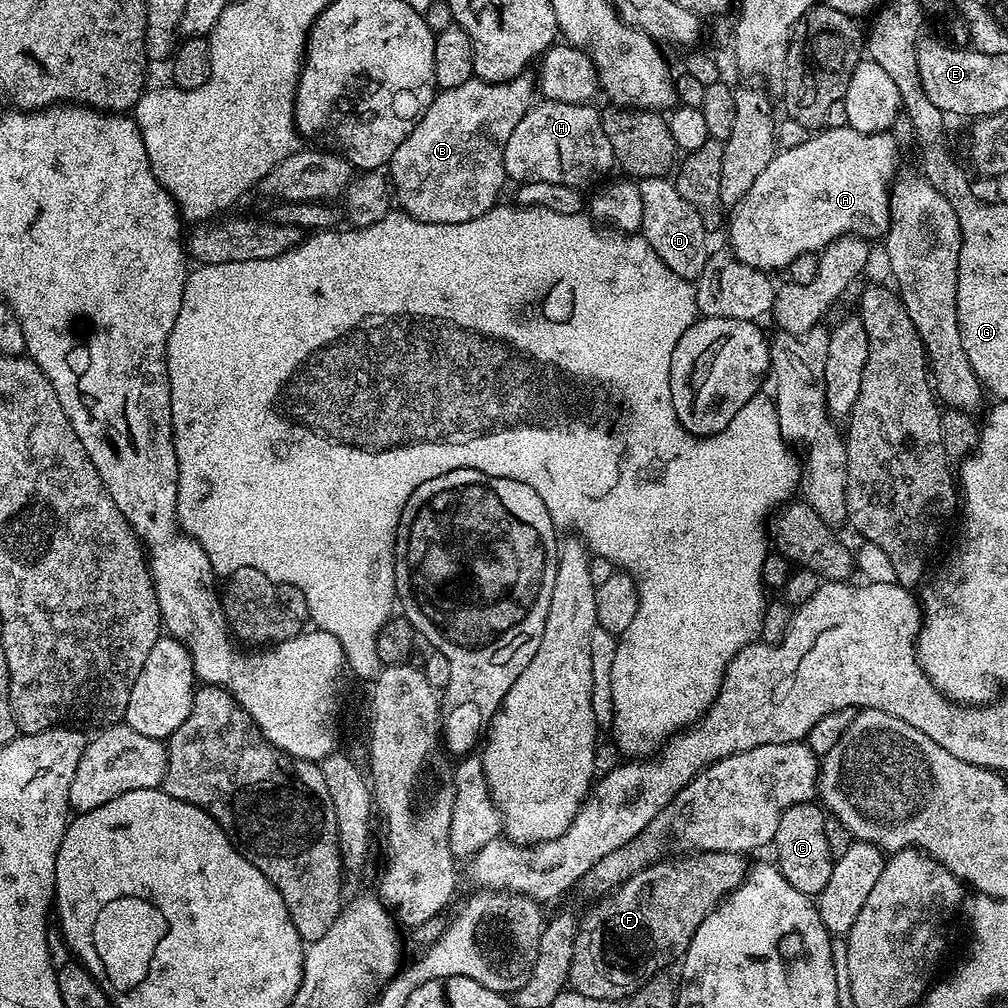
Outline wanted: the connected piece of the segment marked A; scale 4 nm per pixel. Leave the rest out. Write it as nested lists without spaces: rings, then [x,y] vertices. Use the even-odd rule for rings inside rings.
[[[825,127],[823,130],[817,131],[815,134],[812,134],[809,139],[802,144],[802,146],[797,146],[793,149],[786,149],[777,151],[776,155],[773,156],[772,161],[766,166],[766,170],[762,170],[762,174],[758,174],[758,178],[754,178],[754,186],[750,186],[750,190],[746,190],[746,198],[742,198],[739,204],[735,205],[731,209],[732,217],[727,217],[726,226],[728,222],[728,240],[732,243],[732,252],[731,255],[735,259],[740,260],[746,266],[754,266],[755,268],[762,268],[765,270],[773,270],[772,268],[784,268],[787,264],[792,264],[795,262],[799,256],[804,256],[807,252],[813,252],[813,254],[819,253],[823,248],[825,248],[830,242],[834,242],[838,238],[843,236],[862,236],[865,238],[873,238],[872,236],[878,236],[878,238],[883,237],[888,230],[889,220],[891,218],[891,211],[888,209],[888,200],[889,192],[892,189],[893,180],[896,178],[898,169],[901,167],[900,163],[900,148],[896,145],[896,140],[892,137],[893,133],[891,131],[886,132],[876,132],[876,133],[859,133],[858,130],[854,130],[850,127],[847,128],[829,128]]]

